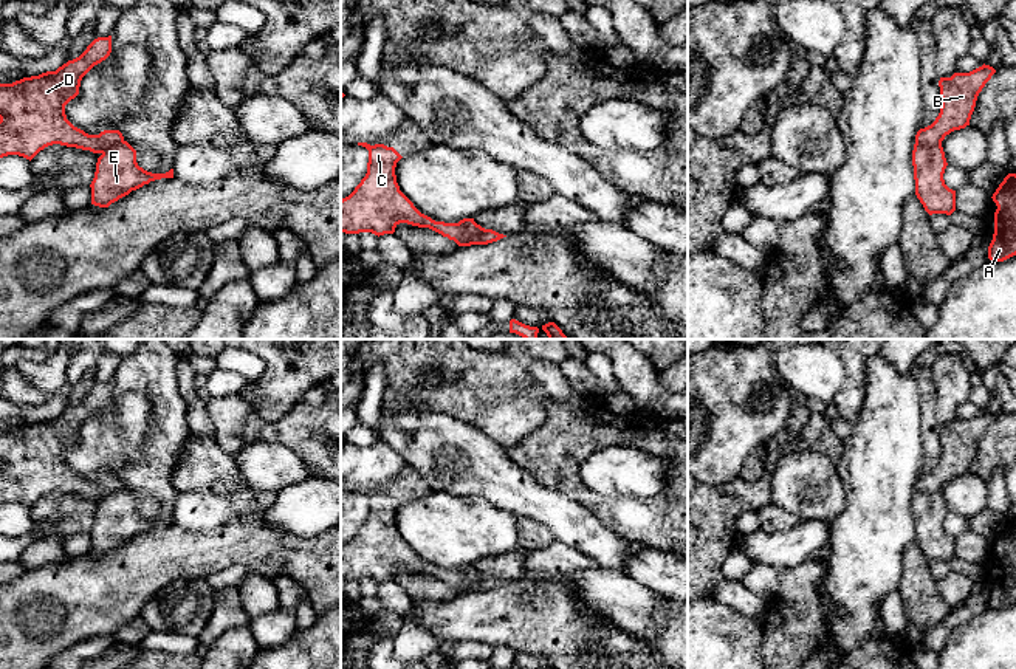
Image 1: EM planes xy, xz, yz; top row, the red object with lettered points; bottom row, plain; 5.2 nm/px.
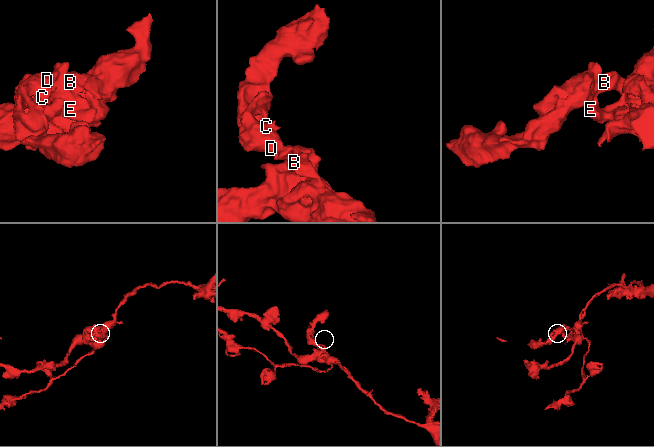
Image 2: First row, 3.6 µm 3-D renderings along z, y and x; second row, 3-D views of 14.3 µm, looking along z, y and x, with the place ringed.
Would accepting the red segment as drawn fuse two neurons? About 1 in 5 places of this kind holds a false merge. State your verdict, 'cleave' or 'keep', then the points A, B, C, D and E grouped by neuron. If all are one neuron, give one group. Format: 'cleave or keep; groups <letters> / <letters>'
cleave; groups A E / B C D

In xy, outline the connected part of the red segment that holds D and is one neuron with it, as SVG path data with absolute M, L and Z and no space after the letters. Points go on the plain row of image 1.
M112 383L94 386L76 406L68 407L56 418L23 424L12 431L0 431L0 505L19 502L33 506L48 492L60 491L104 500L110 492L124 488L119 477L104 477L99 482L88 482L74 474L65 461L65 452L79 441L82 424L112 400Z

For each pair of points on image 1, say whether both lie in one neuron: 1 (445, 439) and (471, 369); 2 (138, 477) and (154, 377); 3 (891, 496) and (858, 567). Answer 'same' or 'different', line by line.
1: different
2: same
3: same

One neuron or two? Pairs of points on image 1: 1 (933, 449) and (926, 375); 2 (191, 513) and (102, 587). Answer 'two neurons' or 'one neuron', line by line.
1: one neuron
2: two neurons

